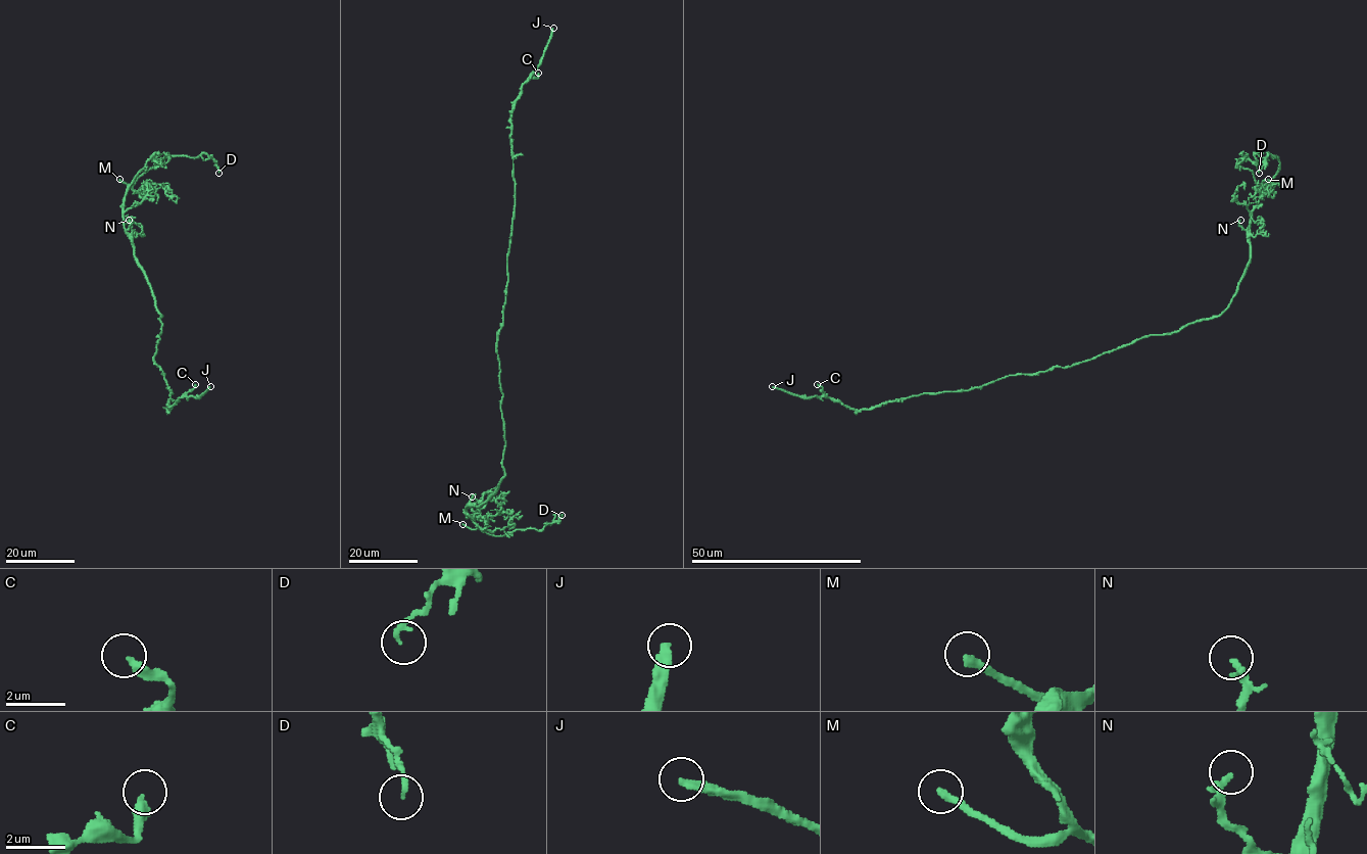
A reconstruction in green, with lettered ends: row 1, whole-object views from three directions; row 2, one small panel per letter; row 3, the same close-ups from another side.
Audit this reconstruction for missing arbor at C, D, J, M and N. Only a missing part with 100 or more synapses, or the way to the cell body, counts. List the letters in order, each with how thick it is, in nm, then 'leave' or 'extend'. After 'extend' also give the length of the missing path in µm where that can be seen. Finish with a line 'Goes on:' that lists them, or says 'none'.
C: 320 nm thick; leave
D: 160 nm thick; leave
J: 300 nm thick; extend; about 130 µm are missing
M: 280 nm thick; extend; about 25 µm are missing
N: 240 nm thick; leave
Goes on: J, M

